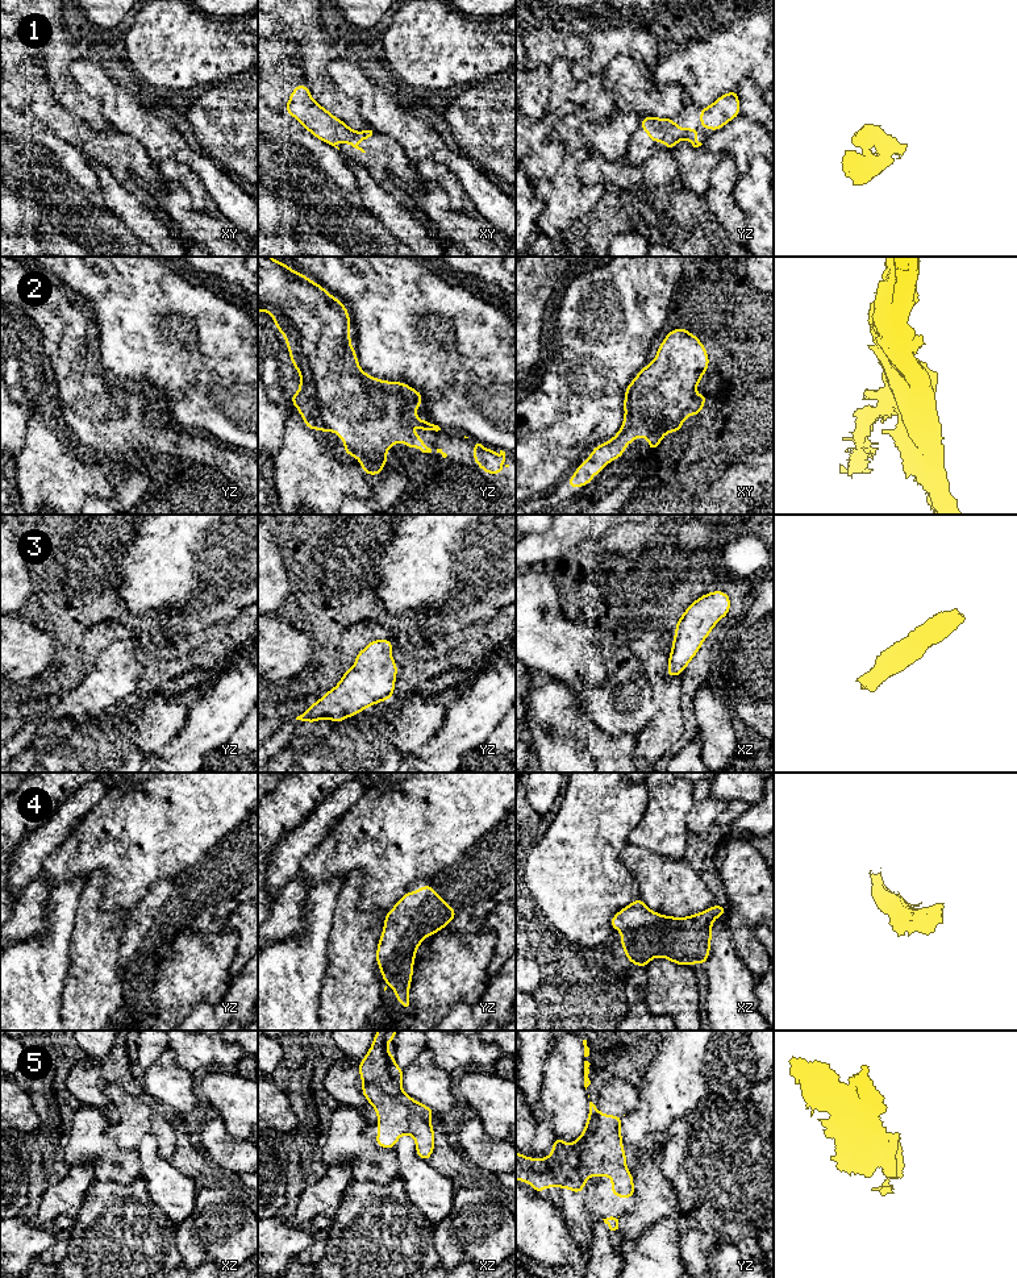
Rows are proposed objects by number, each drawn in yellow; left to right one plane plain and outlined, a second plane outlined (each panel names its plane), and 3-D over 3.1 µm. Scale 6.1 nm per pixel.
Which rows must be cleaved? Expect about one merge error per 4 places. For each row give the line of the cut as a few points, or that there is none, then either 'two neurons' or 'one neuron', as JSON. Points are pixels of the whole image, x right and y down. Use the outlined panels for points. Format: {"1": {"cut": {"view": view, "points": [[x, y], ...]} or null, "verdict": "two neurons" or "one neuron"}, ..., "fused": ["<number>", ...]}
{"1": {"cut": null, "verdict": "one neuron"}, "2": {"cut": null, "verdict": "one neuron"}, "3": {"cut": null, "verdict": "one neuron"}, "4": {"cut": null, "verdict": "one neuron"}, "5": {"cut": null, "verdict": "one neuron"}, "fused": []}

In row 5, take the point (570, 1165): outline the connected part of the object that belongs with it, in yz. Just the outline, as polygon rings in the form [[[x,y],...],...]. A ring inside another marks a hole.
[[[589,1102],[587,1125],[576,1141],[566,1144],[554,1137],[553,1153],[542,1160],[516,1152],[516,1179],[528,1182],[538,1194],[558,1186],[578,1194],[592,1175],[613,1177],[614,1196],[634,1198],[633,1174],[626,1167],[620,1132],[624,1116],[604,1115]]]

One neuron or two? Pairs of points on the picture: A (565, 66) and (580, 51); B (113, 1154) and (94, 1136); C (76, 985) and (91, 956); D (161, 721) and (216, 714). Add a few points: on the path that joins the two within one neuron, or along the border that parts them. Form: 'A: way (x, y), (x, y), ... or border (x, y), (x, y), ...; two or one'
A: border (571, 62), (566, 58), (557, 58), (549, 67); two
B: way (108, 1150), (99, 1141); one
C: way (83, 978), (91, 970), (91, 962); one
D: border (191, 706), (183, 725), (166, 742); two

